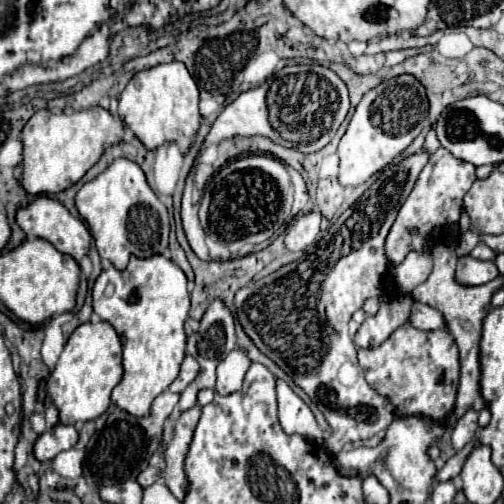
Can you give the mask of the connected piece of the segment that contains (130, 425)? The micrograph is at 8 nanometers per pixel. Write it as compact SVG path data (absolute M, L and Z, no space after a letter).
M170 391L160 393L152 403L150 415L146 417L134 417L122 409L112 411L106 419L104 429L96 431L86 445L86 459L84 459L86 475L90 475L98 485L114 485L114 483L134 479L142 469L148 467L148 459L158 449L162 441L164 421L172 413L178 399L180 395L176 393L170 393Z

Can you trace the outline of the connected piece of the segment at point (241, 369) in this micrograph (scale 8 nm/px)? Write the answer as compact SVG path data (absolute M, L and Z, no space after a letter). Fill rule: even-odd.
M240 347L232 349L228 353L226 359L222 359L218 363L218 381L216 381L216 391L220 395L228 395L228 393L234 393L242 387L242 381L244 381L244 375L250 367L250 359L248 359L248 353Z

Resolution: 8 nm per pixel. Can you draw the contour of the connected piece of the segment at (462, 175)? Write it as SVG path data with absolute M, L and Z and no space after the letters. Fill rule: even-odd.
M440 147L436 153L432 153L388 233L388 239L386 239L388 263L398 265L406 257L408 251L422 249L422 241L430 241L430 231L434 227L446 229L452 223L458 223L460 211L462 211L462 197L472 187L474 179L476 179L476 173L474 173L472 163L456 159L444 147ZM412 229L418 229L418 235L412 235L410 233Z

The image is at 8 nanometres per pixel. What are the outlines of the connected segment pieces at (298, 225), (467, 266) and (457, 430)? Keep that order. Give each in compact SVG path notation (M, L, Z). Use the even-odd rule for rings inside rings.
M320 211L298 215L286 229L286 239L284 239L286 247L290 251L302 251L308 245L312 245L316 235L320 233L320 219L322 219Z
M470 255L458 259L456 279L462 285L484 285L484 283L496 279L498 275L500 273L498 273L498 267L494 265L494 261L480 261Z
M466 411L466 415L452 429L452 447L460 451L466 443L470 443L476 437L476 429L478 429L478 413Z

